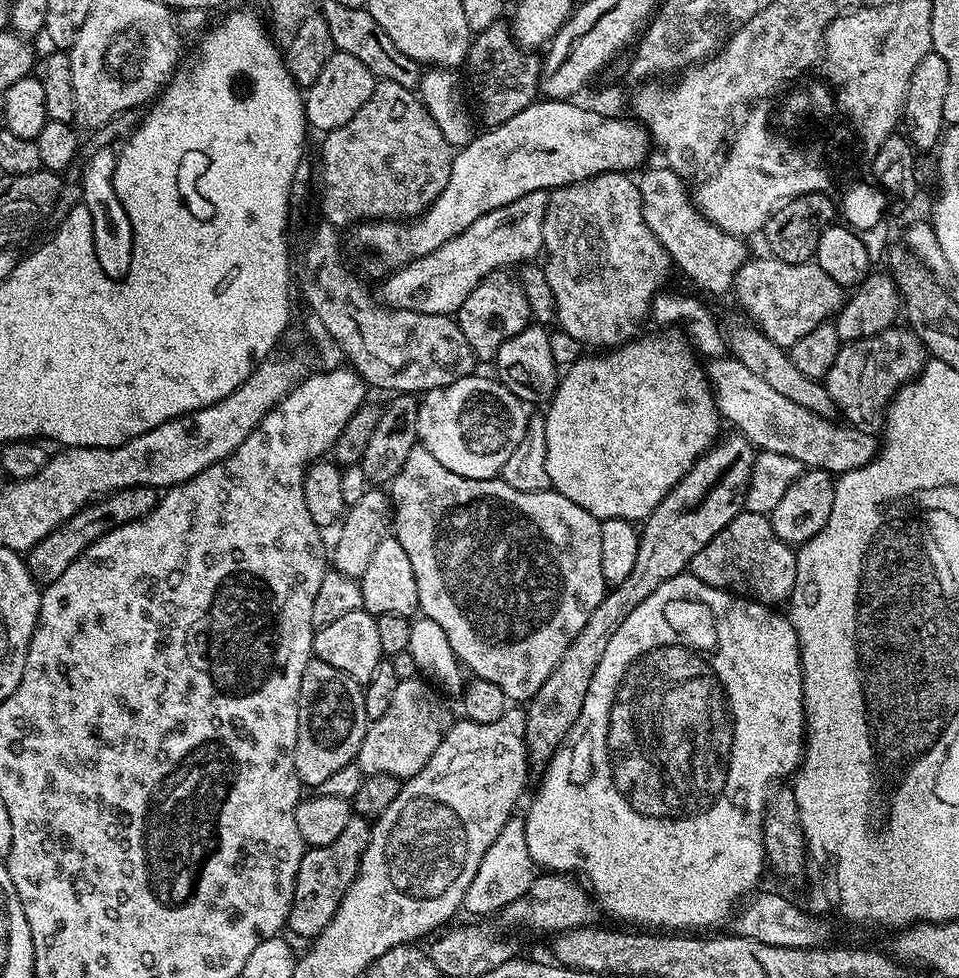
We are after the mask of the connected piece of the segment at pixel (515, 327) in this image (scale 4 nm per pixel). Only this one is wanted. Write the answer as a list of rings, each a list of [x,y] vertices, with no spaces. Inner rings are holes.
[[[501,270],[483,277],[469,297],[462,302],[454,313],[454,319],[462,334],[466,334],[466,342],[474,350],[477,361],[495,361],[498,346],[506,342],[506,338],[514,338],[521,330],[528,327],[530,315],[522,286],[511,271]],[[511,273],[511,274],[510,274]]]

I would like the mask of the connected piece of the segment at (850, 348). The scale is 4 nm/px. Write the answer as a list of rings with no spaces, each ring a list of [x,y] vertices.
[[[893,326],[882,330],[882,334],[874,334],[870,338],[841,343],[838,358],[834,358],[834,366],[830,366],[830,370],[825,374],[822,383],[827,388],[830,398],[834,398],[839,415],[847,423],[860,432],[876,434],[884,427],[884,417],[888,405],[892,403],[896,393],[919,376],[929,359],[929,354],[924,349],[924,344],[918,338],[918,334],[914,334],[912,329],[907,326]]]

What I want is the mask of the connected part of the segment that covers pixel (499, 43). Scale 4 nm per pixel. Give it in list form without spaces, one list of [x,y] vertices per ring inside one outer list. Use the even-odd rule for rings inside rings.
[[[507,23],[495,24],[473,35],[472,43],[468,46],[467,68],[468,80],[472,83],[470,96],[474,101],[475,111],[478,116],[480,111],[488,128],[510,122],[514,114],[526,110],[526,106],[530,106],[537,99],[540,91],[541,57],[521,48]]]

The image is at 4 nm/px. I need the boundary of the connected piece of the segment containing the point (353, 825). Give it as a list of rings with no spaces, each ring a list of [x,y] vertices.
[[[353,814],[350,822],[346,822],[346,830],[342,830],[340,837],[334,838],[330,846],[318,846],[305,851],[294,882],[294,898],[286,925],[289,933],[292,931],[296,936],[315,938],[322,930],[326,930],[326,926],[330,926],[330,918],[334,918],[346,890],[350,890],[358,874],[360,859],[370,842],[371,833],[372,824],[363,816]]]

